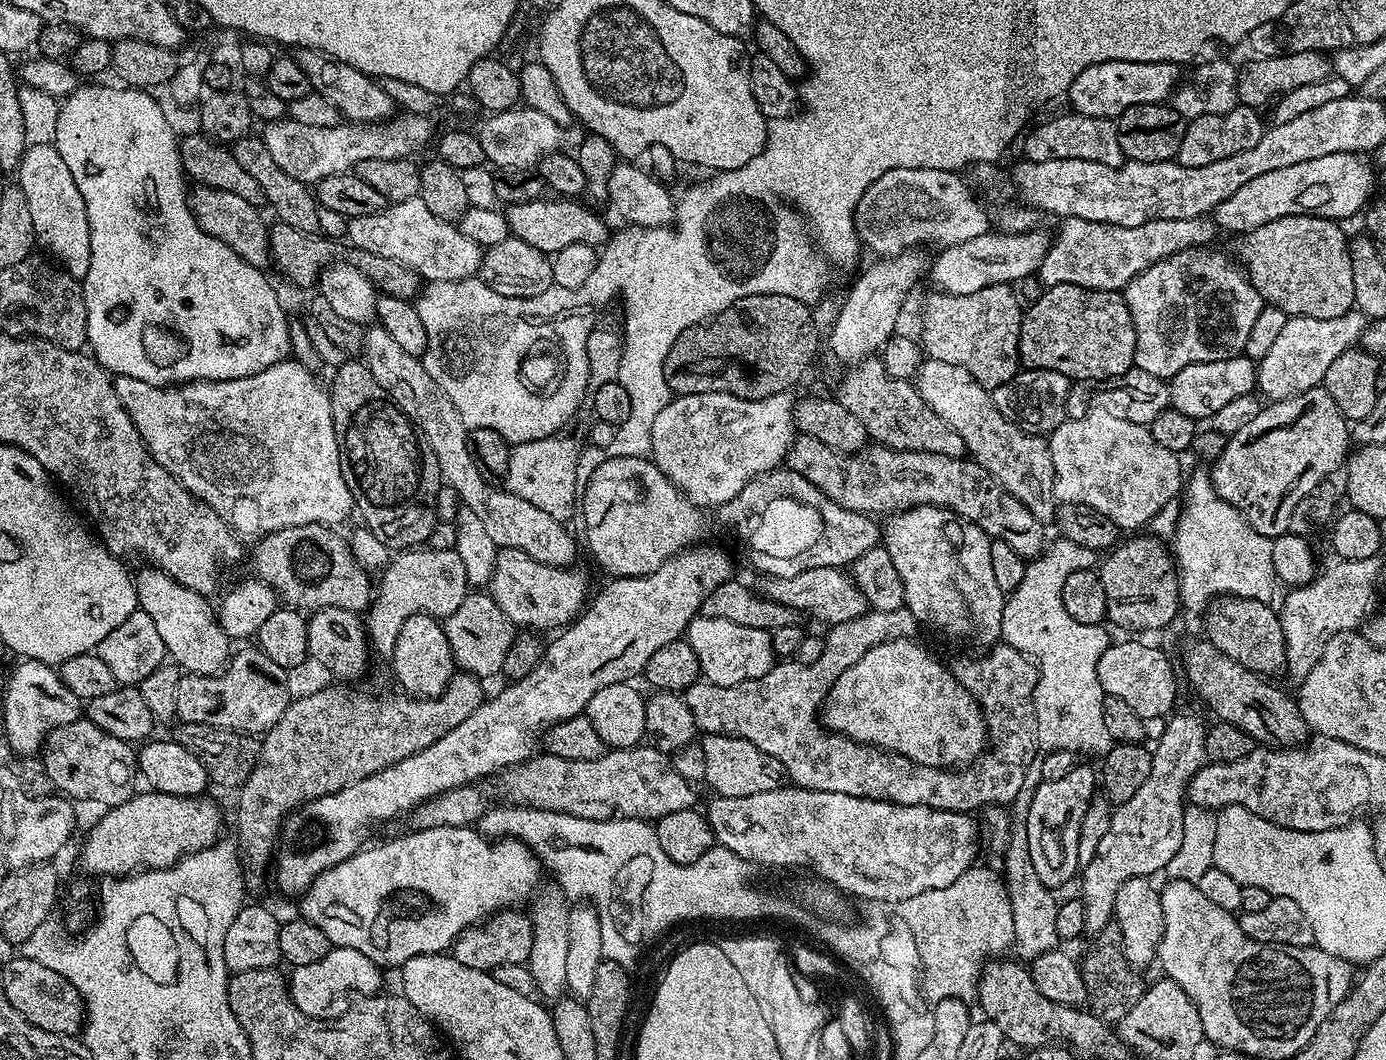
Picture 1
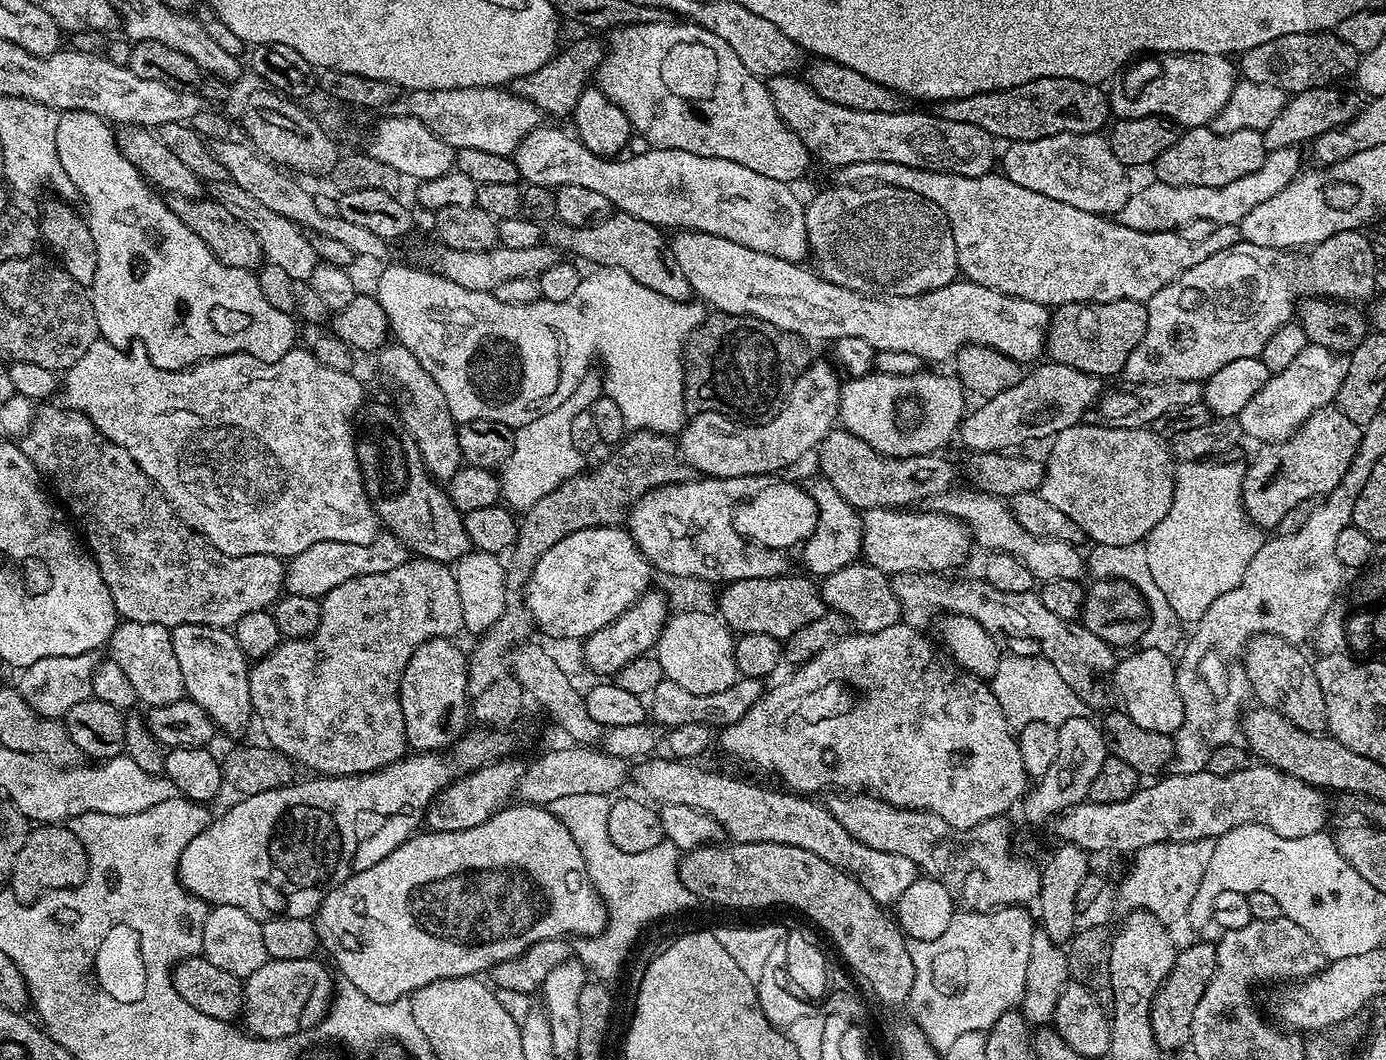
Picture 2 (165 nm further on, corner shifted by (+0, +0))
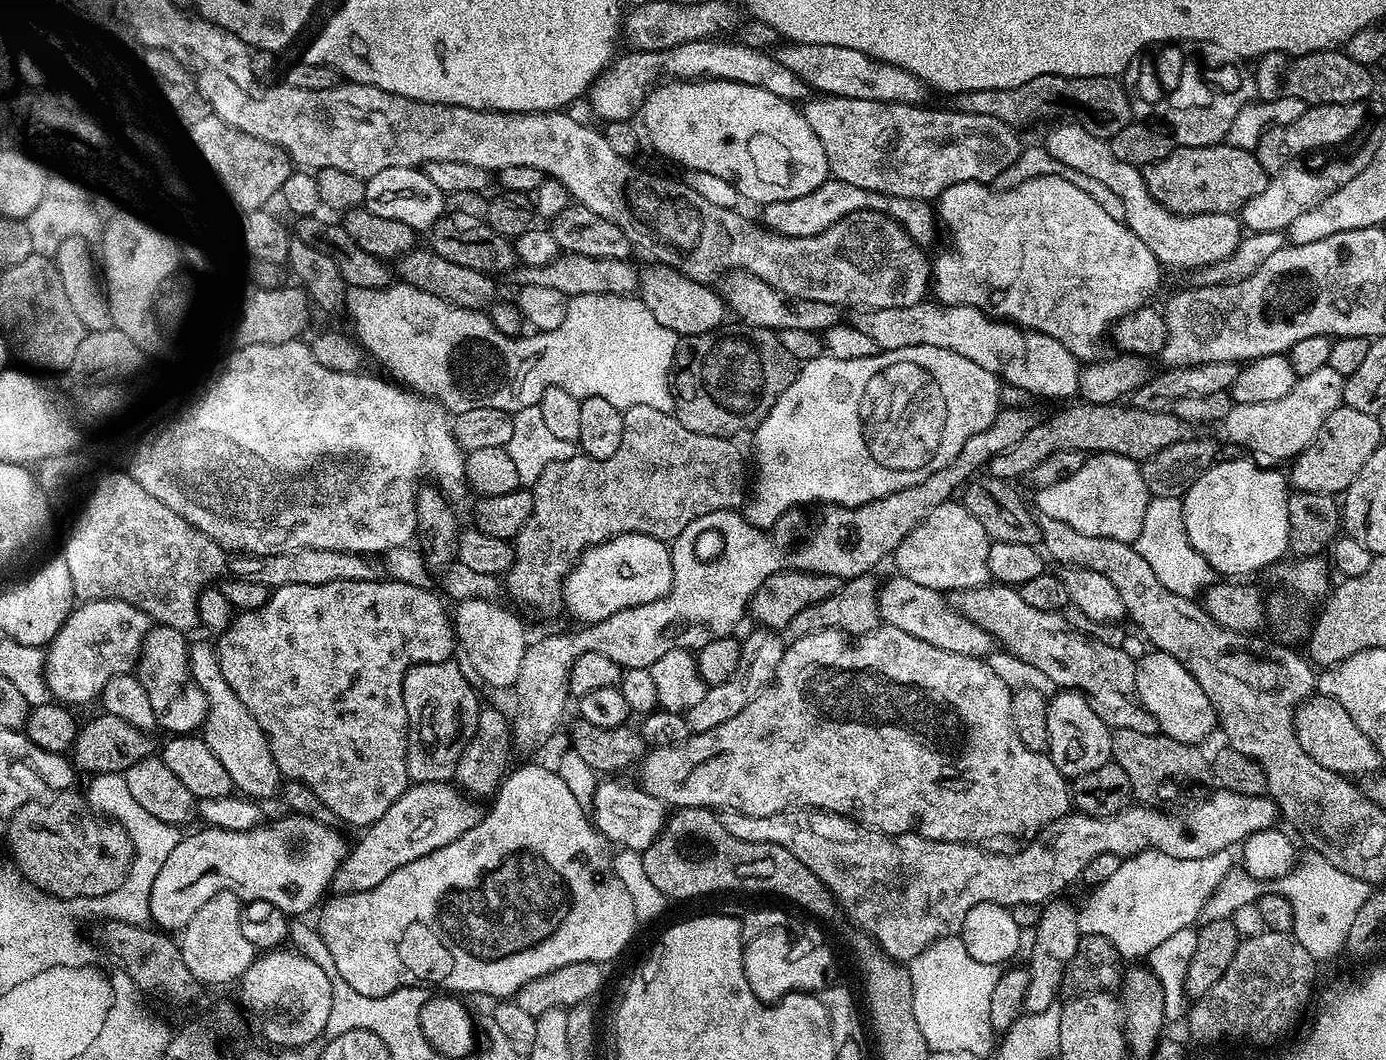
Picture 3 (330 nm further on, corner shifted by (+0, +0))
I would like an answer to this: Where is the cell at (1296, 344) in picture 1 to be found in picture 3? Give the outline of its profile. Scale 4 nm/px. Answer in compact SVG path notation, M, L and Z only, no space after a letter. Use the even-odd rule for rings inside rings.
M1323 368L1314 374L1306 374L1299 377L1294 386L1294 390L1290 390L1290 394L1278 398L1278 402L1270 402L1269 404L1237 404L1233 403L1230 414L1226 415L1222 423L1222 429L1228 440L1232 444L1237 444L1240 448L1245 448L1247 455L1251 457L1259 465L1263 466L1280 466L1285 462L1291 461L1299 456L1303 448L1308 448L1315 440L1318 430L1322 430L1322 422L1326 422L1326 418L1330 418L1330 414L1334 414L1334 410L1338 410L1344 404L1344 382L1346 377L1338 374L1338 370L1333 368Z

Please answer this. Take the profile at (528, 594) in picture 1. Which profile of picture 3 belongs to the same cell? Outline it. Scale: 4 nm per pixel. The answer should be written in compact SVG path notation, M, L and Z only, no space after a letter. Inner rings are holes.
M631 532L616 536L602 544L595 544L580 557L572 573L564 580L564 608L581 625L597 624L618 610L630 610L630 606L642 606L662 598L672 585L672 549L667 543L653 536Z

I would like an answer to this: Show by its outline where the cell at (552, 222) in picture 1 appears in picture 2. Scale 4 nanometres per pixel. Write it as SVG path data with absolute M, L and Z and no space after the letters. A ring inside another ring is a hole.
M613 214L596 224L577 228L556 222L547 229L546 240L561 253L577 256L572 257L577 261L589 260L592 266L626 270L634 282L671 300L687 301L693 295L690 282L686 282L686 274L682 274L682 266L678 266L678 258L674 258L669 237L656 225L642 222L642 218Z

